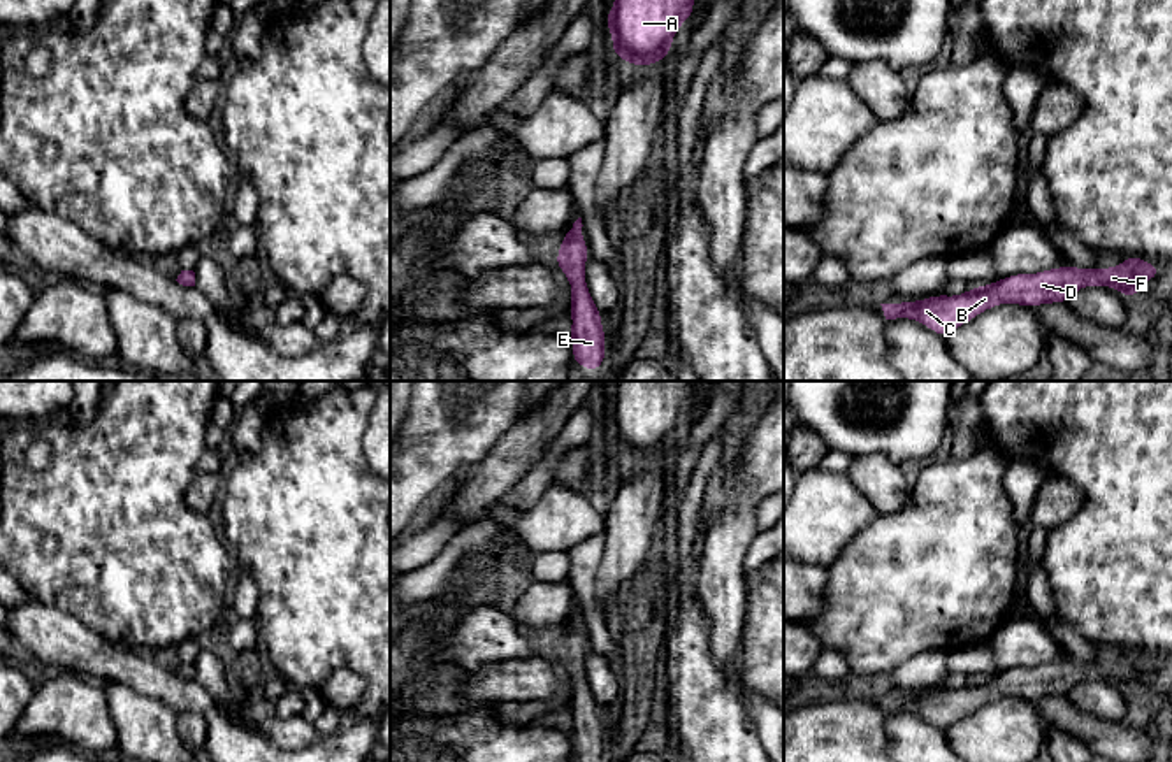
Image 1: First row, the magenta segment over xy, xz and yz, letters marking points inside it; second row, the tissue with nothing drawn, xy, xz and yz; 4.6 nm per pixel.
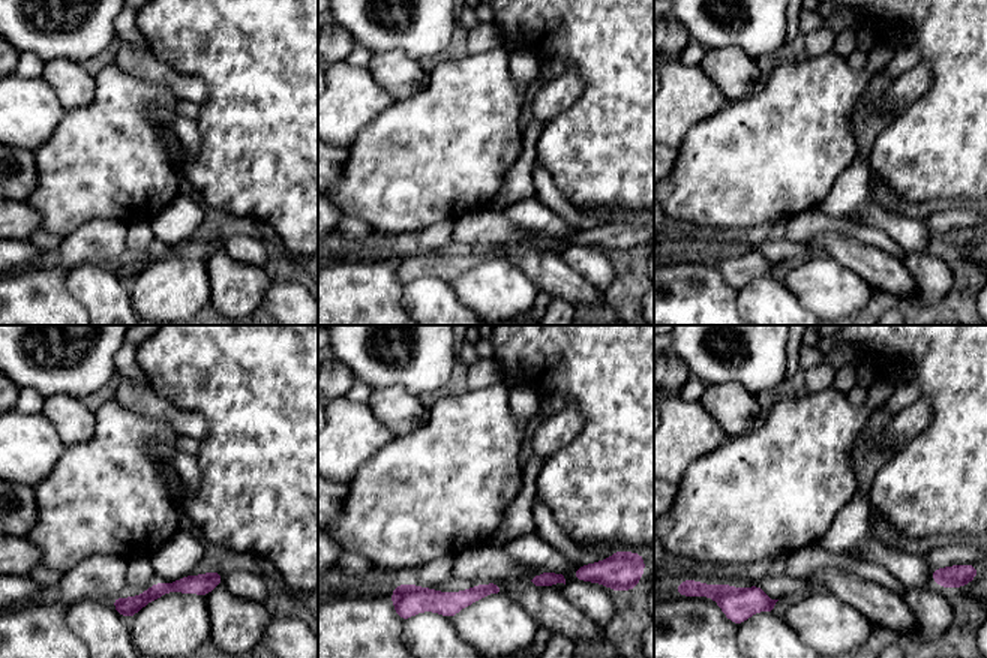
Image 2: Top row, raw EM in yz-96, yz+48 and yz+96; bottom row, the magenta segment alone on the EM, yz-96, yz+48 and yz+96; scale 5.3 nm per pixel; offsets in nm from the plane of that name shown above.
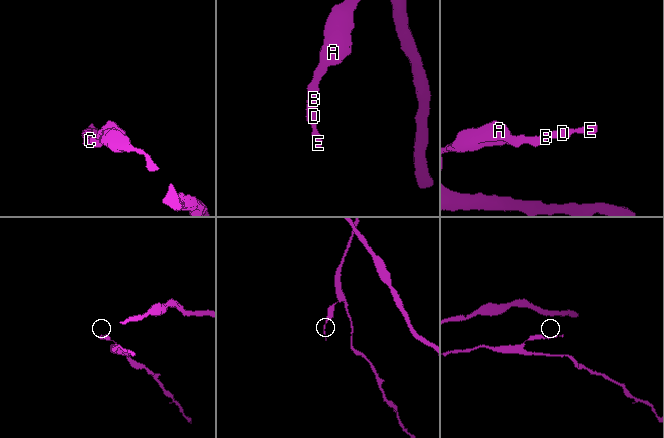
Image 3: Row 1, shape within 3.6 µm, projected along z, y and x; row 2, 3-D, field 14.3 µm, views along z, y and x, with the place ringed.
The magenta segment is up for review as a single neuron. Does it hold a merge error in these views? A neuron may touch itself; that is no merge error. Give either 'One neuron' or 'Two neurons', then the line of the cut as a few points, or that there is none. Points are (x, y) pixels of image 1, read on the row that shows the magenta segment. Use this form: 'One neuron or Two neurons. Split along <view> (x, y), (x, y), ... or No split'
One neuron. No split

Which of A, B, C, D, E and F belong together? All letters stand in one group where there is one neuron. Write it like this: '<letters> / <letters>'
A B C D E F

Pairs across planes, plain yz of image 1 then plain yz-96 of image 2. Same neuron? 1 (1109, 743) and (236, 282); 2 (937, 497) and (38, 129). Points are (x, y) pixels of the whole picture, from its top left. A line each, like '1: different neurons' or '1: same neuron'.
1: different neurons
2: different neurons

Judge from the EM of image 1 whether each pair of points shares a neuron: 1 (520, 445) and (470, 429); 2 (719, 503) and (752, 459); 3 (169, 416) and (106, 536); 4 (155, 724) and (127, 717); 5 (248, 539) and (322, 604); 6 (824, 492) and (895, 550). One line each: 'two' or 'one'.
1: two
2: one
3: one
4: one
5: one
6: two

